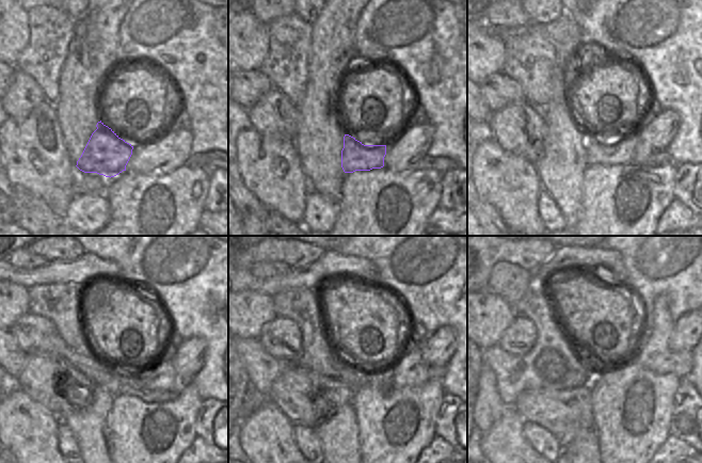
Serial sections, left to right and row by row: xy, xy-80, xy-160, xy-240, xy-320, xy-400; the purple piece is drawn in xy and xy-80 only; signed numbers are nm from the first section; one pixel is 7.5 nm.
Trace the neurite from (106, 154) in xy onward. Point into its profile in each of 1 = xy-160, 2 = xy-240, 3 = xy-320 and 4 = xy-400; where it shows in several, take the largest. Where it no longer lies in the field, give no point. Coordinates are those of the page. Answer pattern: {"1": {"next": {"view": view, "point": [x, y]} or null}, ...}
{"1": {"next": {"view": "xy-160", "point": [620, 152]}}, "2": {"next": {"view": "xy-240", "point": [161, 378]}}, "3": {"next": {"view": "xy-320", "point": [410, 369]}}, "4": {"next": {"view": "xy-400", "point": [653, 353]}}}

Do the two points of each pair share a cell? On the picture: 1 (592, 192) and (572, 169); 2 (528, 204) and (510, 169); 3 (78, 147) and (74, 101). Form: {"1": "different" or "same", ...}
{"1": "different", "2": "same", "3": "same"}

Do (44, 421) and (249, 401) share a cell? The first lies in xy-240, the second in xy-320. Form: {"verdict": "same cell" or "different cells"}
{"verdict": "different cells"}

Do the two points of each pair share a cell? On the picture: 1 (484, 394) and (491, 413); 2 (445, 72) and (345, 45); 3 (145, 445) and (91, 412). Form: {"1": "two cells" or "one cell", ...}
{"1": "one cell", "2": "two cells", "3": "two cells"}

